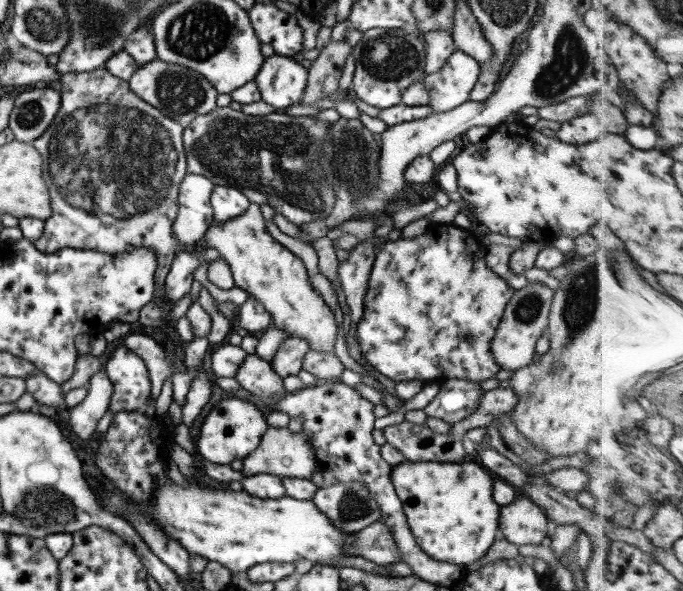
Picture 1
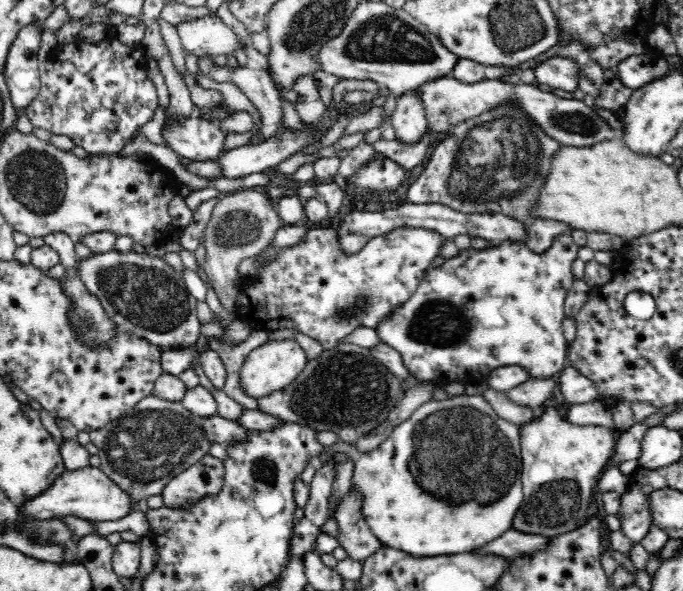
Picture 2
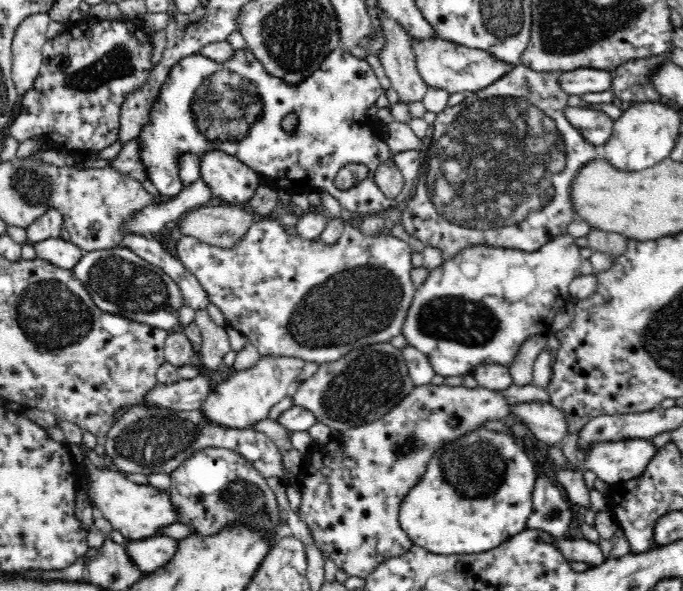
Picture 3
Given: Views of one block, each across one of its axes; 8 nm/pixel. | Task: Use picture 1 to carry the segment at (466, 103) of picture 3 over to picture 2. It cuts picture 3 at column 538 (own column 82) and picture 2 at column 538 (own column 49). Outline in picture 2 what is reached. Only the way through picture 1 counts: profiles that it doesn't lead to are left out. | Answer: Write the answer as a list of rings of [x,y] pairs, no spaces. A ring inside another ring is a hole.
[[[500,103],[499,105],[485,110],[482,115],[452,123],[452,126],[448,128],[448,134],[440,140],[439,144],[436,144],[436,148],[434,148],[434,152],[432,152],[428,164],[424,166],[422,174],[420,174],[418,179],[410,185],[410,189],[408,190],[408,203],[416,205],[437,203],[456,211],[456,213],[462,214],[503,214],[508,218],[513,218],[520,222],[523,226],[523,242],[530,250],[536,251],[537,253],[544,252],[545,250],[548,250],[548,247],[552,246],[556,236],[560,236],[560,234],[570,235],[573,231],[573,228],[565,222],[538,217],[538,215],[534,213],[539,208],[539,199],[541,196],[541,194],[537,192],[537,186],[541,184],[543,179],[546,179],[550,175],[551,169],[553,168],[553,157],[558,155],[561,146],[562,145],[558,140],[546,135],[542,126],[534,121],[532,117],[528,117],[528,113],[524,113],[524,109],[522,109],[518,103]]]

